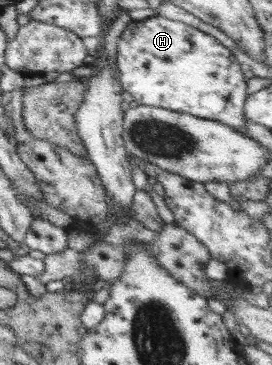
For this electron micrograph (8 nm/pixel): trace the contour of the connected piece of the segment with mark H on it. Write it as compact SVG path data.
M154 16L142 21L132 20L117 43L117 65L120 71L118 80L123 91L131 94L139 105L157 106L195 117L204 117L230 126L233 130L248 136L243 128L247 79L236 56L216 38L188 24Z

